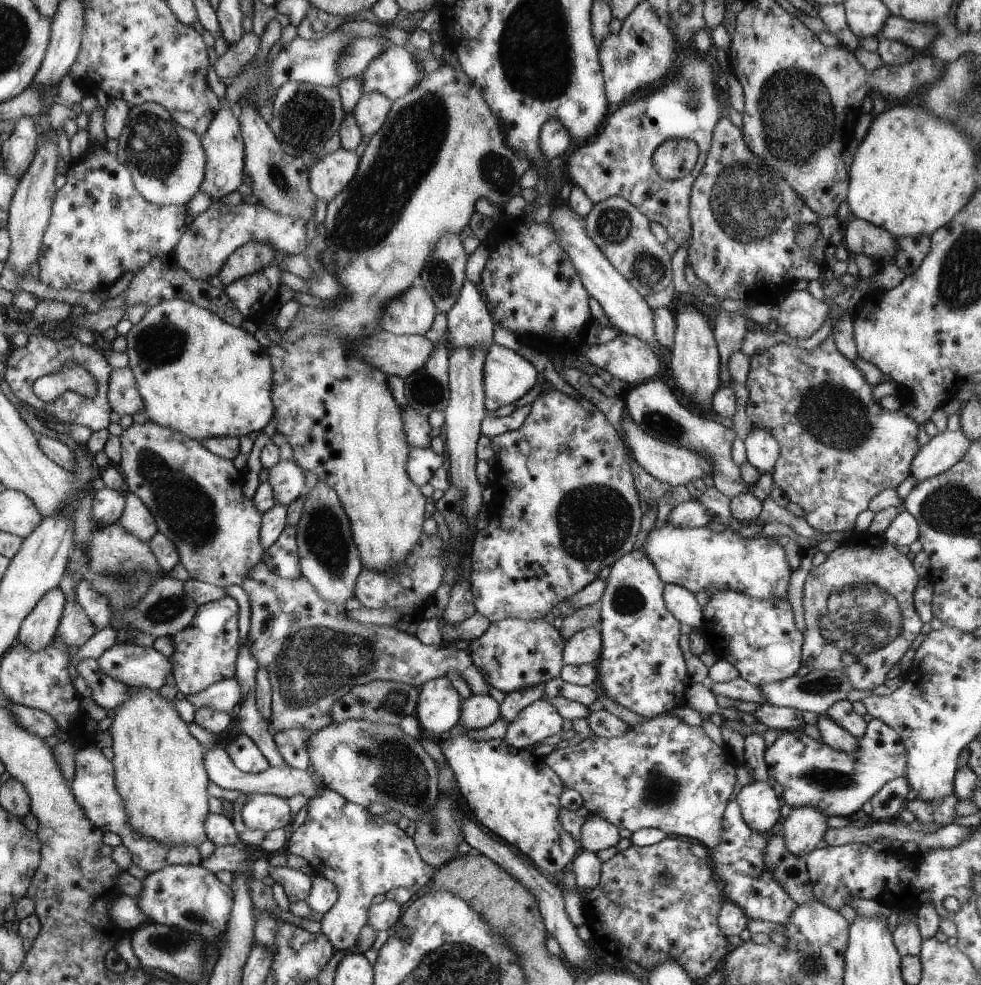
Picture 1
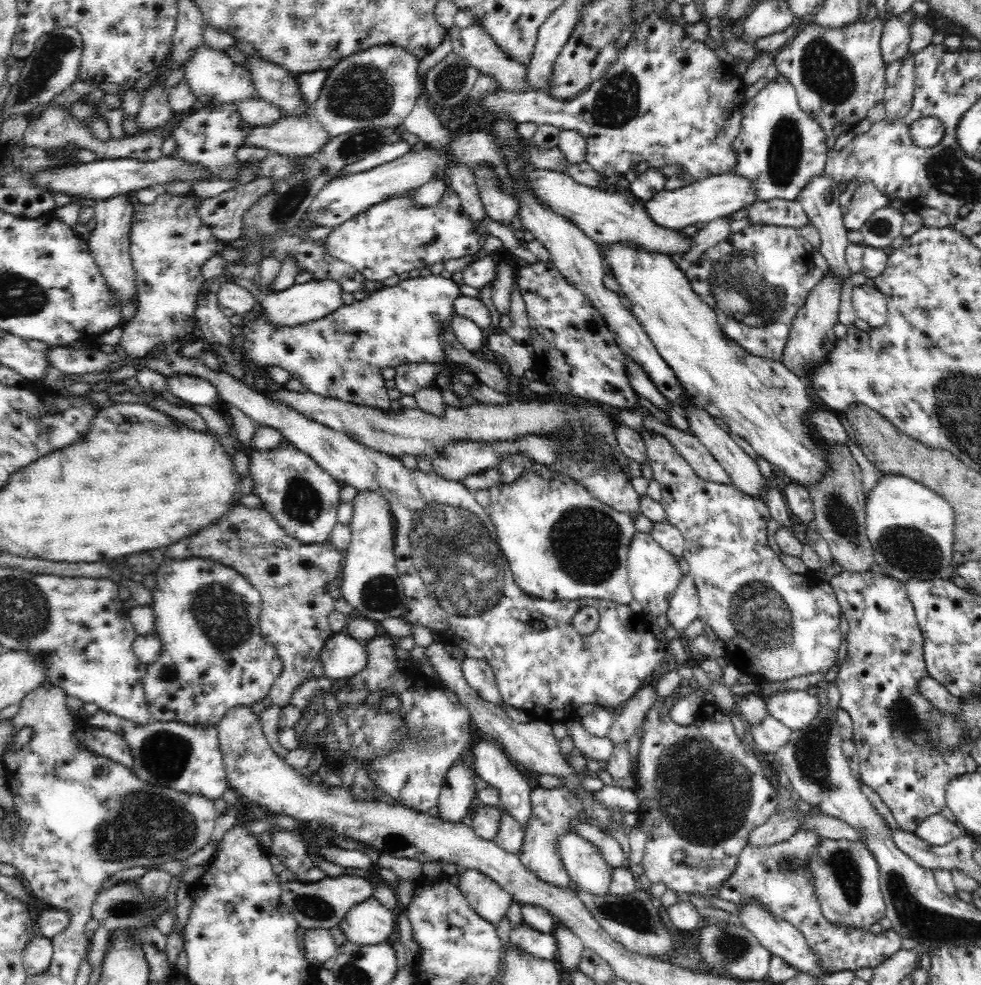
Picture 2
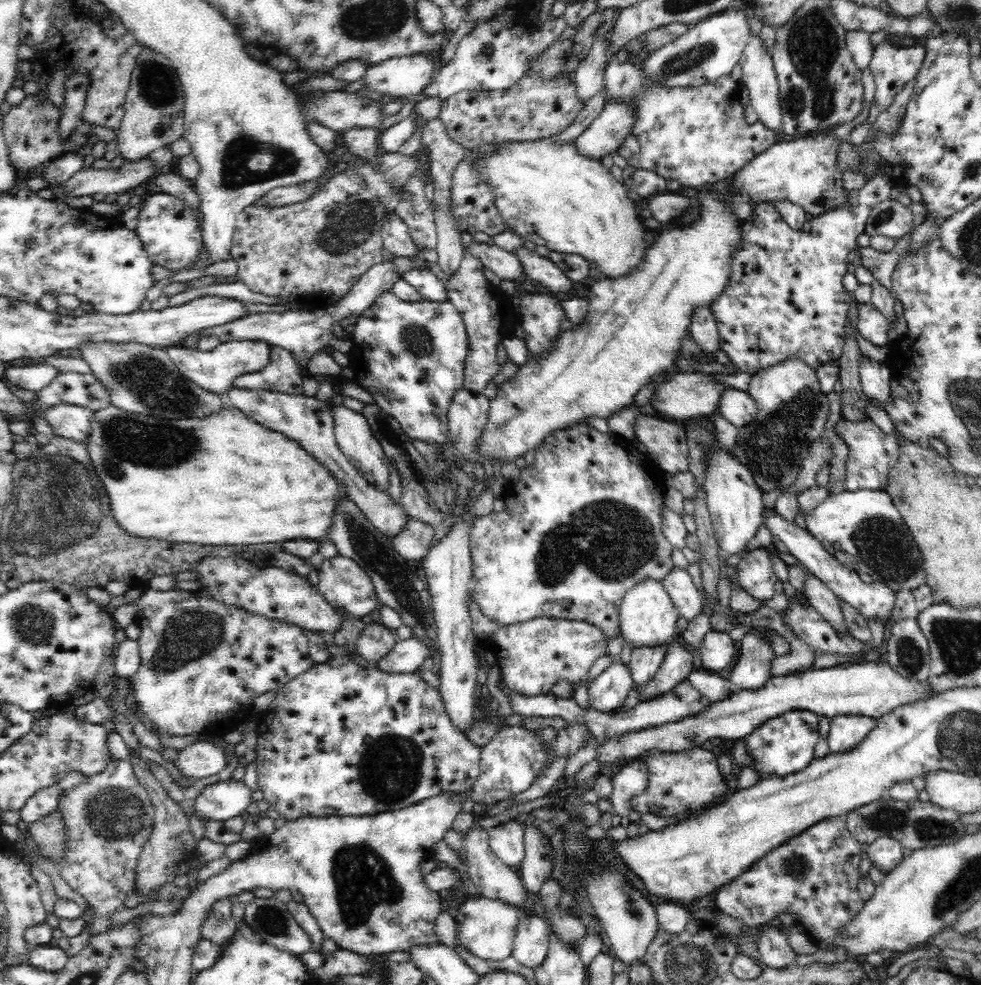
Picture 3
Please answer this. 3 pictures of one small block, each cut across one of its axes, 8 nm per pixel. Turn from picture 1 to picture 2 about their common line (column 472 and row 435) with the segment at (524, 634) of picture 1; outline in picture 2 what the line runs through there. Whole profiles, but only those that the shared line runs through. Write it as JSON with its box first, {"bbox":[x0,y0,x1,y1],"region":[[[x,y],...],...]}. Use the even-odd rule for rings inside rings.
{"bbox":[642,427,841,682],"region":[[[642,427],[642,449],[652,466],[655,480],[662,489],[661,504],[667,520],[679,529],[684,540],[683,557],[696,583],[699,595],[699,619],[706,624],[713,638],[722,640],[726,656],[740,672],[758,680],[782,682],[819,670],[828,672],[838,660],[841,607],[830,584],[812,573],[796,575],[782,564],[768,545],[769,509],[752,496],[738,491],[732,484],[701,480],[682,455],[674,450],[664,435],[656,435]]]}

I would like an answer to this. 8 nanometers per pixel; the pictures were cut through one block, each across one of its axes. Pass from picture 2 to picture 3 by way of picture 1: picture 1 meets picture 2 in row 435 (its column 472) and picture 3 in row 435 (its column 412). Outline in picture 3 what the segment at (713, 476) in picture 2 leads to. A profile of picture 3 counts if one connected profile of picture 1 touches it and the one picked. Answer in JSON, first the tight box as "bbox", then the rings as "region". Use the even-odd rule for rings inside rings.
{"bbox":[635,414,689,474],"region":[[[638,414],[635,439],[647,448],[646,454],[664,474],[689,470],[688,445],[684,428],[659,416]]]}

